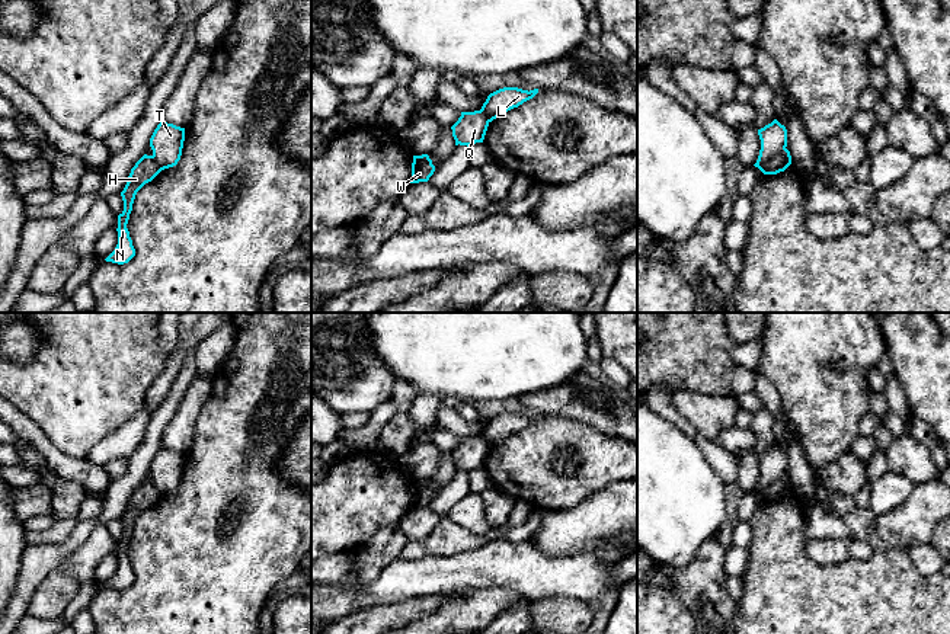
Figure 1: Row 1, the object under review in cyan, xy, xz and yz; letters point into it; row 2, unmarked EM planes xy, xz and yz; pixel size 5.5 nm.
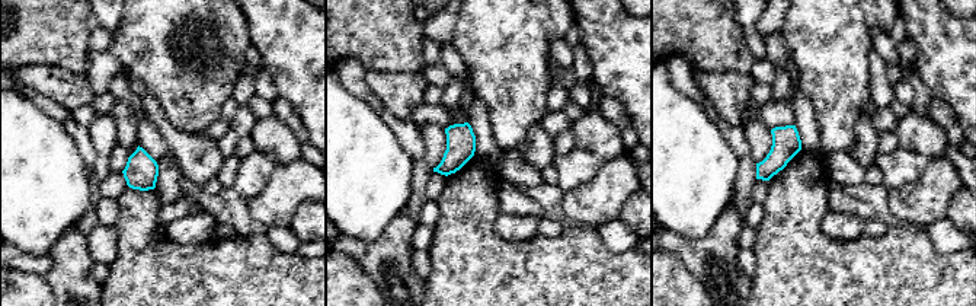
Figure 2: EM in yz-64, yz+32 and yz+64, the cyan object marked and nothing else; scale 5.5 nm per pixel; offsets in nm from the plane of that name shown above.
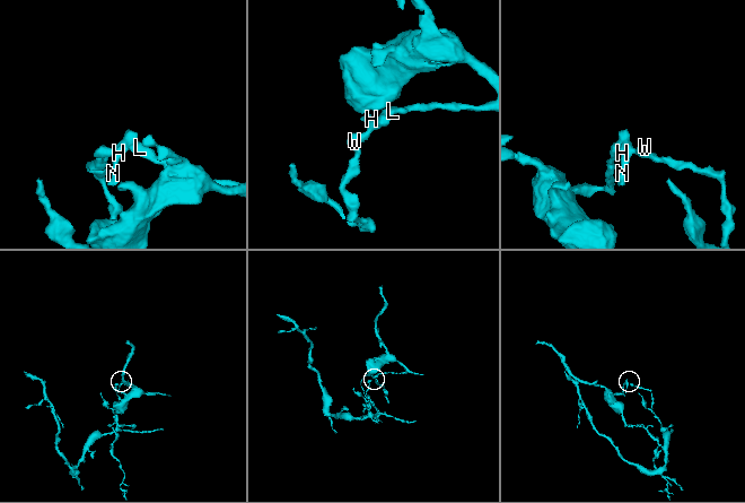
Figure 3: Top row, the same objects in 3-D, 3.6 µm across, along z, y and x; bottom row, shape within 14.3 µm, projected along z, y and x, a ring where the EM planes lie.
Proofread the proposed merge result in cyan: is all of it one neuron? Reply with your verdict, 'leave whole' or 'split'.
split

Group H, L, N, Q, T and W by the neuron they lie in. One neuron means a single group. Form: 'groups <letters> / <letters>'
groups H N Q W / L T

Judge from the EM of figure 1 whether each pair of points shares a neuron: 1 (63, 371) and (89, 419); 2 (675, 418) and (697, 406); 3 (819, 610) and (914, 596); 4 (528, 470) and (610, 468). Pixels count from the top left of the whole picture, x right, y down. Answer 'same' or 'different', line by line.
1: same
2: different
3: same
4: same

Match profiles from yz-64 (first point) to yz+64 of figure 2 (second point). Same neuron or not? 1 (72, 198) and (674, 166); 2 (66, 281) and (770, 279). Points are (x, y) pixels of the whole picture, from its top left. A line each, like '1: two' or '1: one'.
1: one
2: two

